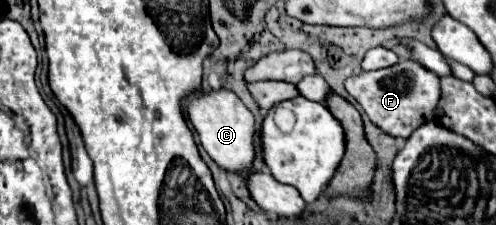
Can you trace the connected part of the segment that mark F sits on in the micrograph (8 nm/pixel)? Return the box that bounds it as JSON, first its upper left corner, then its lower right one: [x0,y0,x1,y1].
[345,60,441,138]

